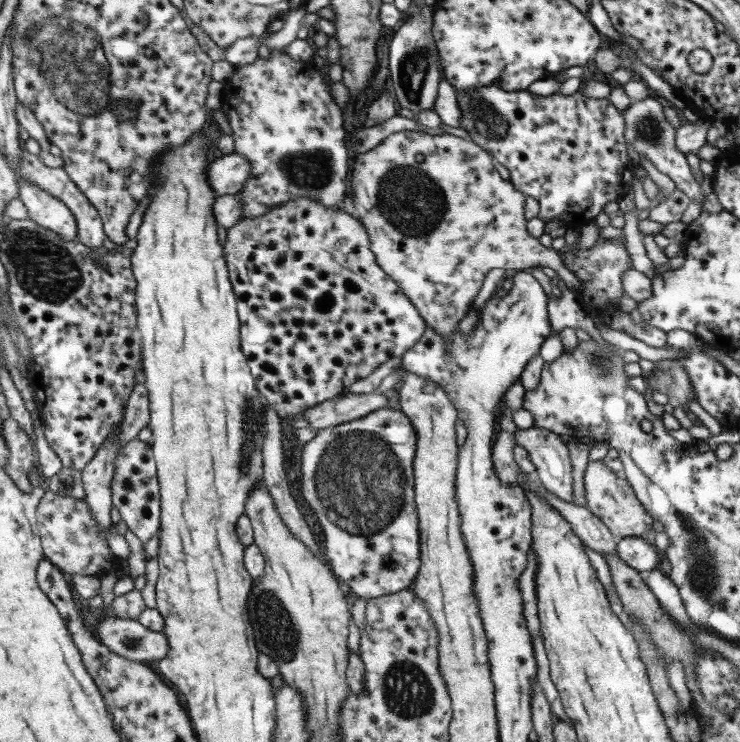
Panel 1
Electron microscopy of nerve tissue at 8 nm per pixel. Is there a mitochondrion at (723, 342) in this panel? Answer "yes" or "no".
no

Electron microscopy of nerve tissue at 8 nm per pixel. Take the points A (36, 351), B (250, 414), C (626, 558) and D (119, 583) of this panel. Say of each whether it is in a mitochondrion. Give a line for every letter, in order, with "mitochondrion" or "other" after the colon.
A: other
B: mitochondrion
C: other
D: other

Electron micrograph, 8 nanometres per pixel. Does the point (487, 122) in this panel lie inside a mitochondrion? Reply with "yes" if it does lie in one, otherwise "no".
yes

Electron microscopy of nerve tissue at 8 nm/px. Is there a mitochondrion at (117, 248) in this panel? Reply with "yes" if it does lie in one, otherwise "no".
no

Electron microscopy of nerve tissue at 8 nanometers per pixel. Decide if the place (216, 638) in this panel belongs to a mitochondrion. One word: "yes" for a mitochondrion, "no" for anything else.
no

